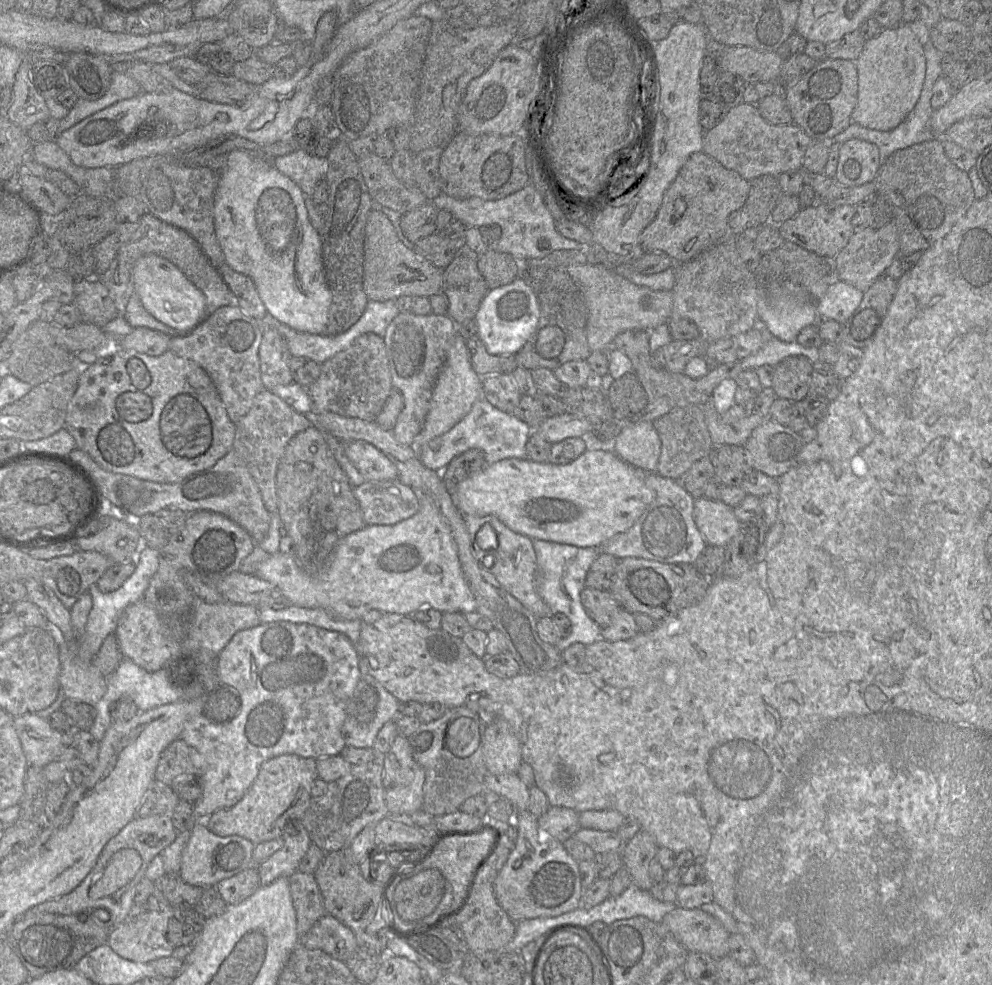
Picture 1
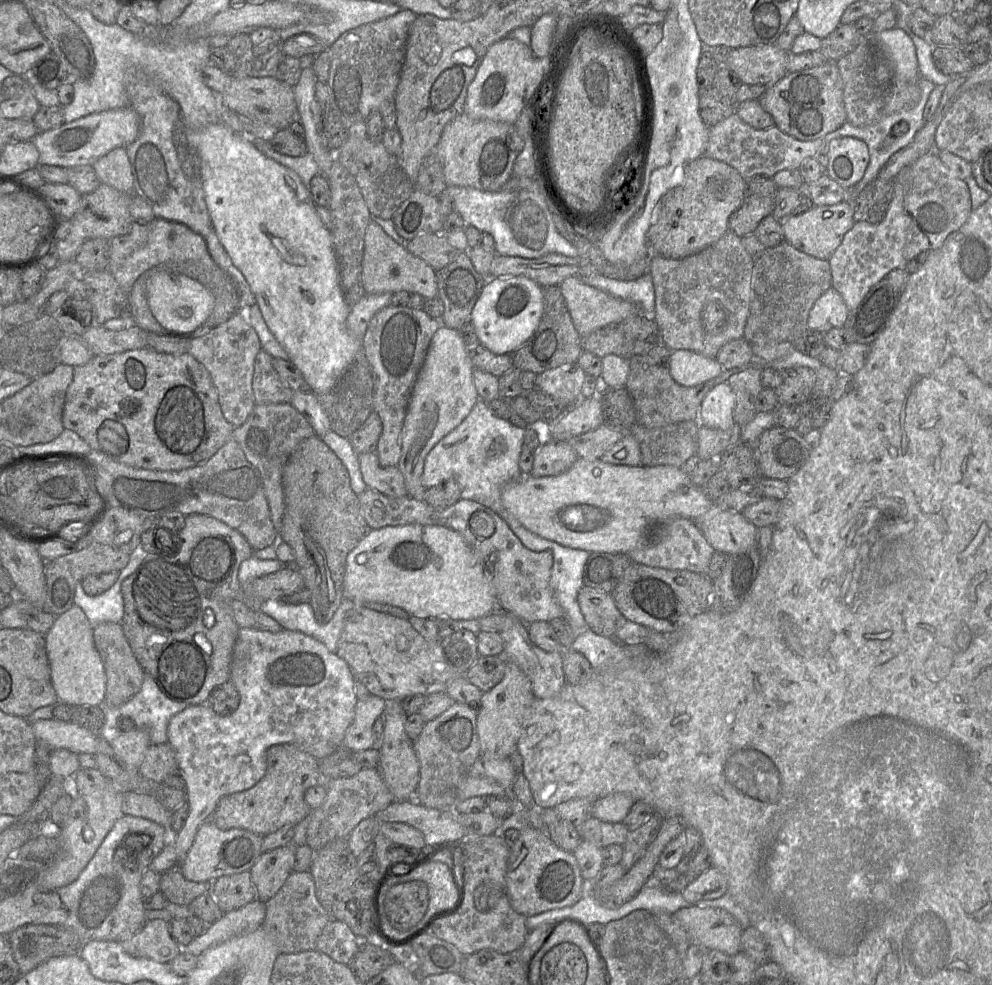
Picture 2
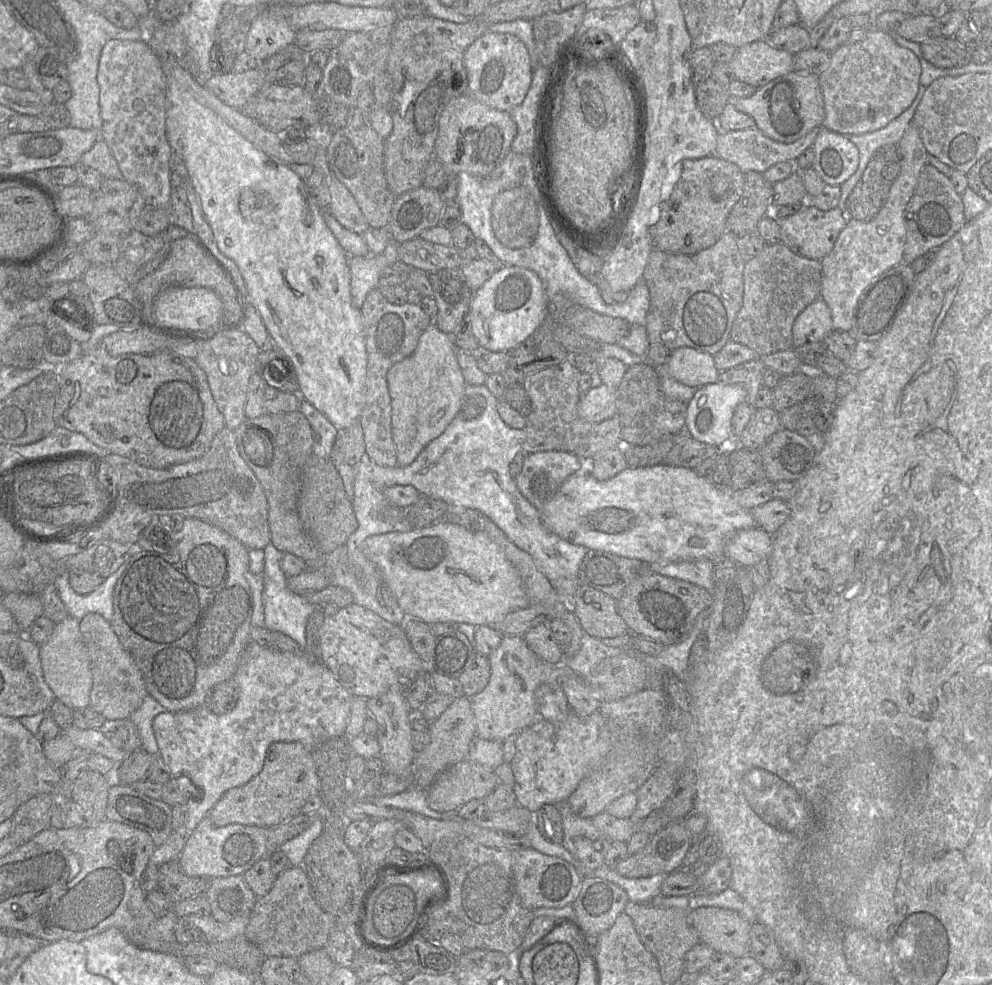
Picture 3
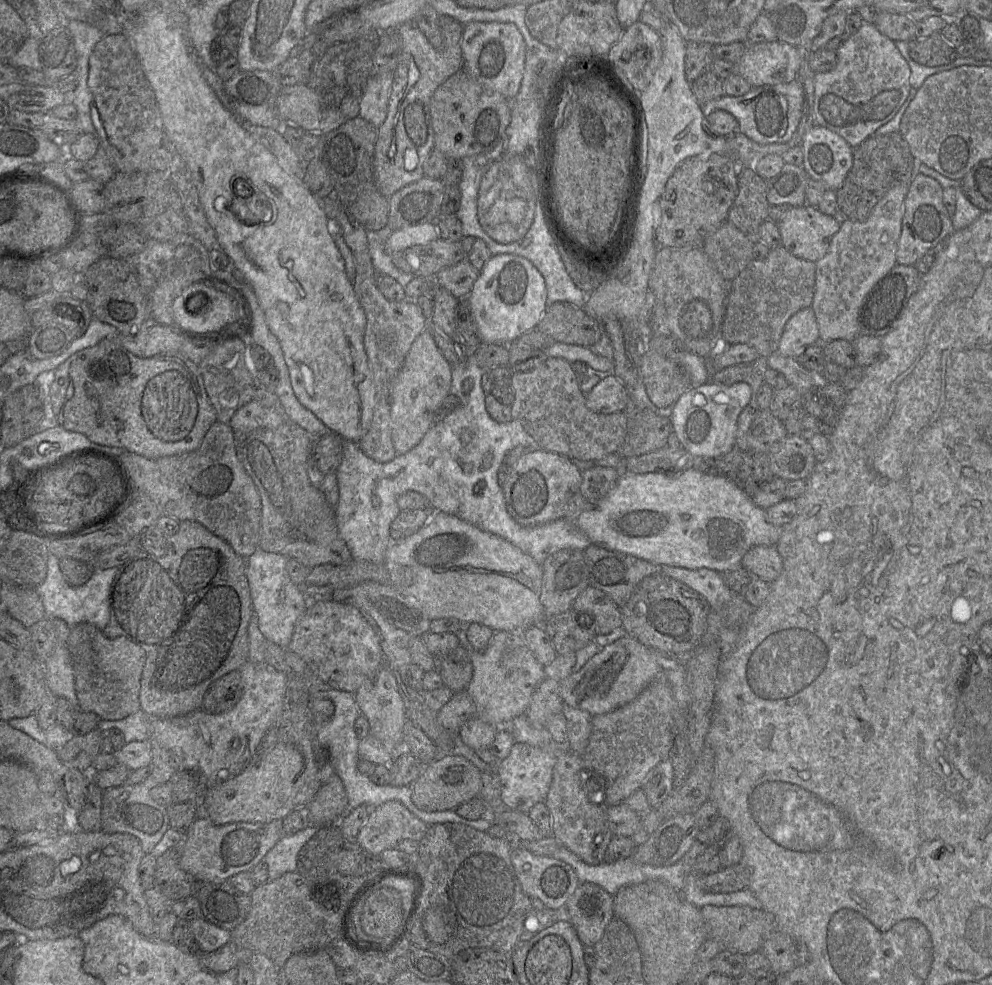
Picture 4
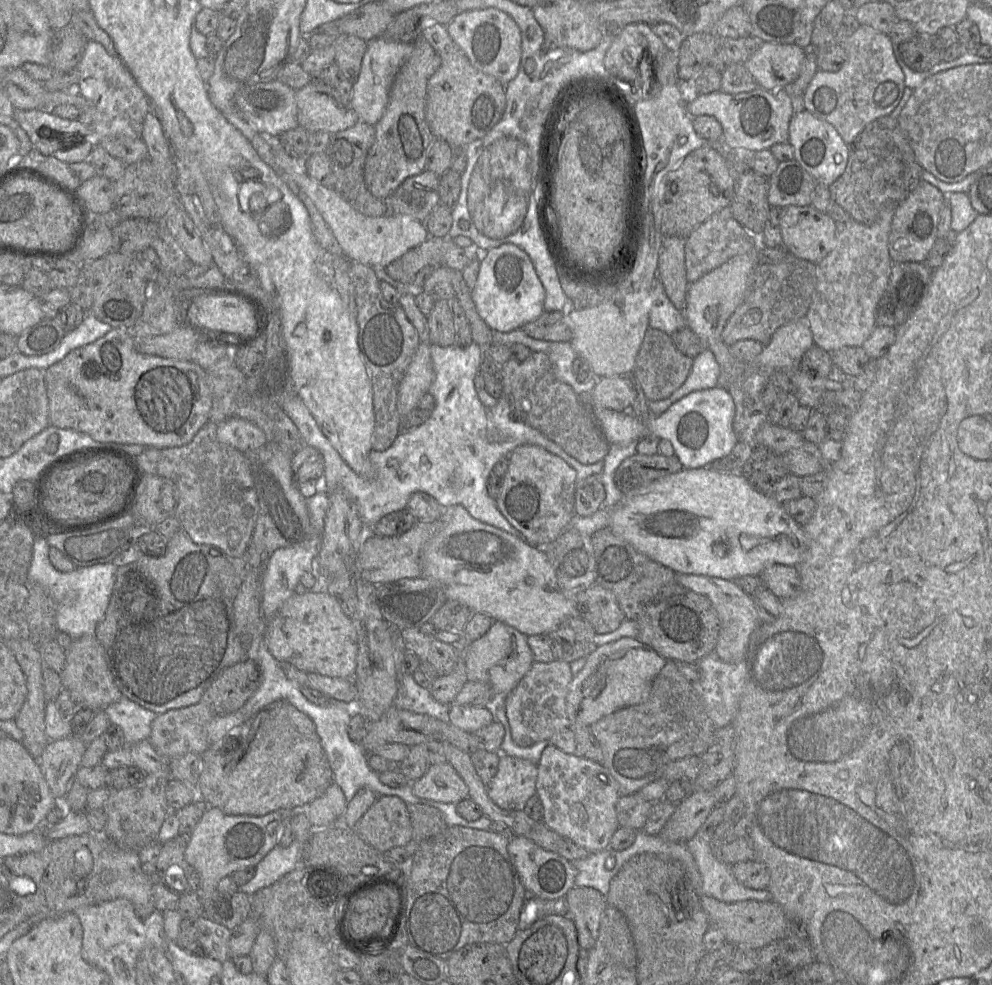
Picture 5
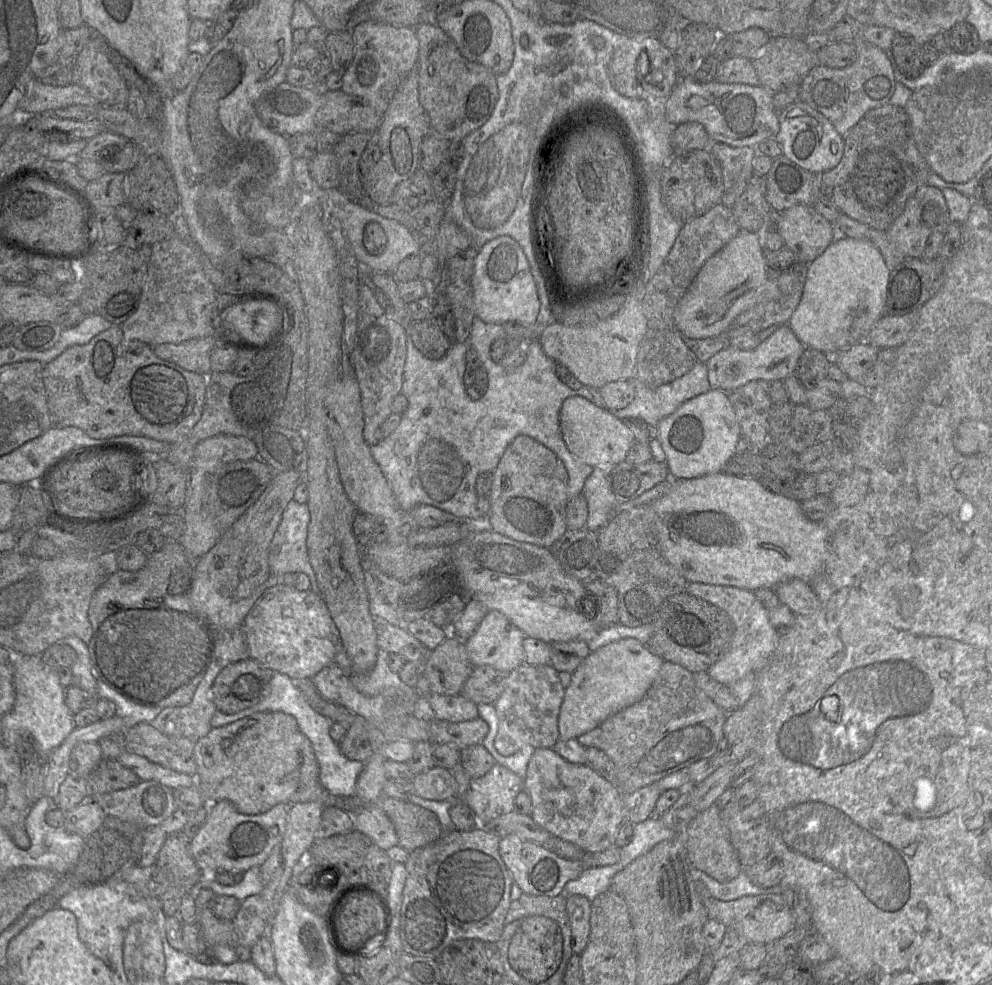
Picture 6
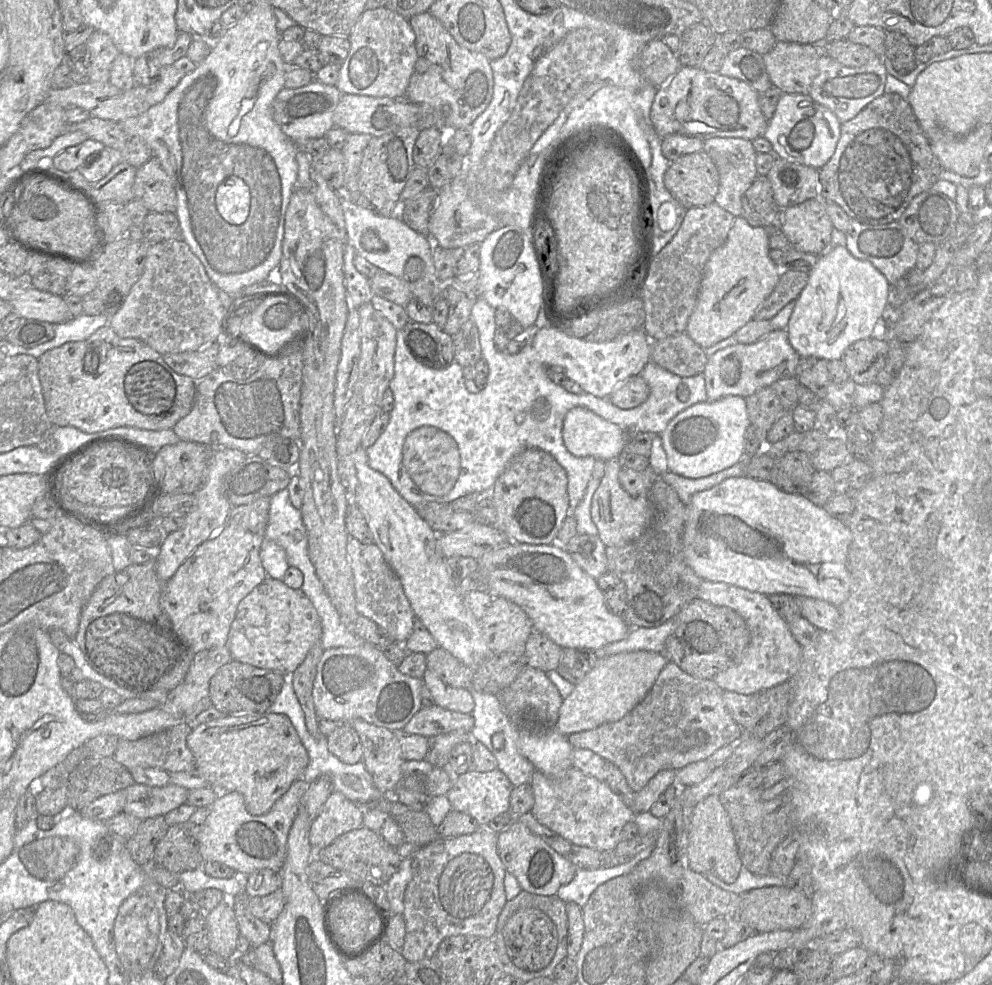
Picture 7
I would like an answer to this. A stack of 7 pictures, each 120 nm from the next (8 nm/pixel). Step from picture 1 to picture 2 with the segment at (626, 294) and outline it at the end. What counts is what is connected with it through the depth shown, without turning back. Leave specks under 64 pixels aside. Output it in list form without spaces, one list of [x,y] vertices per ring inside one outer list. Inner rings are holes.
[[[578,276],[566,278],[559,287],[572,322],[581,337],[588,336],[590,333],[609,325],[618,325],[634,315],[642,314],[637,304],[591,287]]]

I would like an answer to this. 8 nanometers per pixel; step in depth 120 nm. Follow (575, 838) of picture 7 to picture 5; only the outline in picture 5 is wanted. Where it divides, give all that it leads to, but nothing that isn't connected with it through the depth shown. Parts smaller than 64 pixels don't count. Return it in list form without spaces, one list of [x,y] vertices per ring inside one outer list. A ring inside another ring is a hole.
[[[549,744],[541,754],[537,770],[536,796],[543,806],[542,823],[589,853],[609,849],[610,840],[619,828],[616,803],[620,796],[617,782],[602,764],[564,753]]]

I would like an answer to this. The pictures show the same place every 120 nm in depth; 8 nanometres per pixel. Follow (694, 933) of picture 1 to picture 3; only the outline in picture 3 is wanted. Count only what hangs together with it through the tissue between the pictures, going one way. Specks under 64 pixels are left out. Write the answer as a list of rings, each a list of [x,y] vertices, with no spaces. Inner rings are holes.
[[[702,906],[691,910],[689,916],[699,940],[715,952],[727,953],[736,959],[749,954],[751,923],[736,911]]]

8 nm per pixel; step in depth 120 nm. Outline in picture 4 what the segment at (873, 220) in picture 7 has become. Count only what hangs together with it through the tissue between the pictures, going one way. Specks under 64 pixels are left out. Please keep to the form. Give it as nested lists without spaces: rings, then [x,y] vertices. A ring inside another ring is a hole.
[[[900,132],[872,134],[853,148],[853,165],[842,186],[836,190],[838,208],[852,221],[865,221],[878,201],[900,183],[911,183],[919,165]]]

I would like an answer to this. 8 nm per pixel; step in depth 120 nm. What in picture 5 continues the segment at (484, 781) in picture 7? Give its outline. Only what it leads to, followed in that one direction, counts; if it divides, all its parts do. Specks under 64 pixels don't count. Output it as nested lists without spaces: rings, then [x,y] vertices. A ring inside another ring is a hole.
[[[500,754],[497,772],[486,785],[487,795],[501,809],[523,811],[528,799],[536,795],[537,772],[537,764],[525,759]]]

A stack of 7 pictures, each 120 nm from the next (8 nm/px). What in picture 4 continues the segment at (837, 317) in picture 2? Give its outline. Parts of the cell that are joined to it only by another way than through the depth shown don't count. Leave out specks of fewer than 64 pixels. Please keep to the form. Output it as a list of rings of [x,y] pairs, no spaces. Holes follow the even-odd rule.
[[[811,307],[801,309],[786,322],[777,354],[797,358],[810,345],[819,342],[819,329]]]

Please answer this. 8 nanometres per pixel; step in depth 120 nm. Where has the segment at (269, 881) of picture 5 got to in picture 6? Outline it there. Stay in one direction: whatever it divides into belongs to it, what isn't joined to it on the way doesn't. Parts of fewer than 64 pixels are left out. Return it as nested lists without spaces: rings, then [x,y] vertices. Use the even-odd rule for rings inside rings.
[[[253,867],[244,872],[244,878],[240,883],[232,886],[220,884],[209,873],[204,873],[203,878],[191,892],[210,889],[216,895],[233,896],[242,901],[249,896],[261,894],[263,888],[259,867]]]

